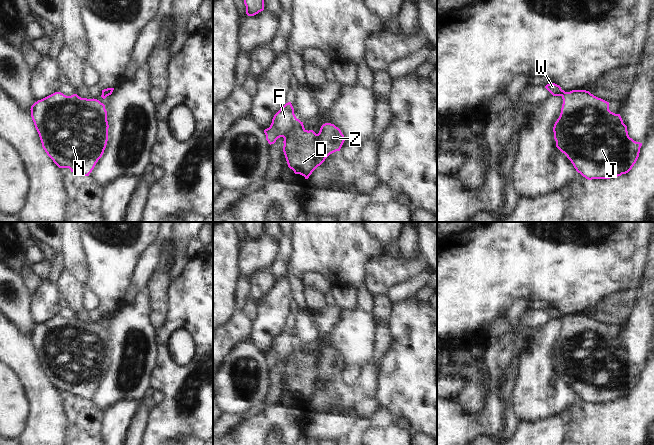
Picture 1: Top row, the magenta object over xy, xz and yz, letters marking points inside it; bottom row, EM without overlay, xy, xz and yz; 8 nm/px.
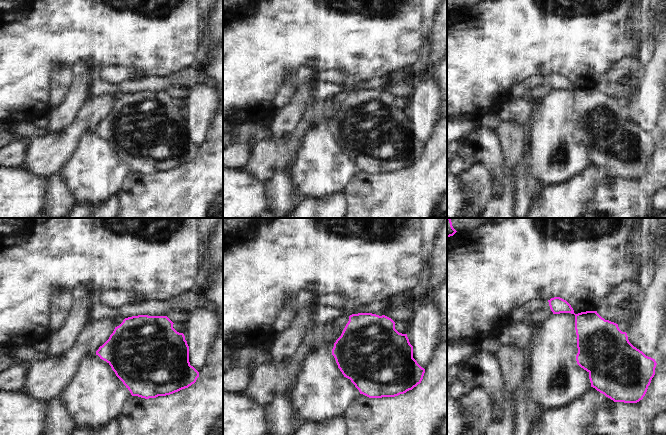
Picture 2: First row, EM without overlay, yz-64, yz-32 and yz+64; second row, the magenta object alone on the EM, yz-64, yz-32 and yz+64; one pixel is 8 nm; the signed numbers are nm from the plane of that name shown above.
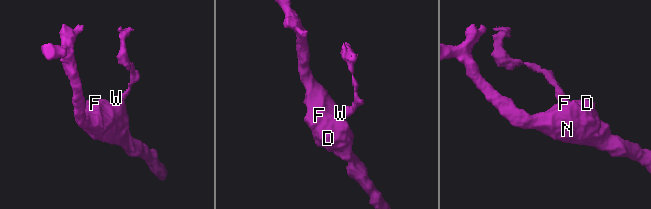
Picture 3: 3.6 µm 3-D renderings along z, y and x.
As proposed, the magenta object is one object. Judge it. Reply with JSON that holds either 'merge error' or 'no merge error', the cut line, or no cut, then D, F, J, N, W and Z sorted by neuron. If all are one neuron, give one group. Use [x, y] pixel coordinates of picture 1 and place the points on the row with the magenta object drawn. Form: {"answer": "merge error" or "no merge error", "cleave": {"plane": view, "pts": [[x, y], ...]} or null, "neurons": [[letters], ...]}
{"answer": "merge error", "cleave": {"plane": "yz", "pts": [[565, 92], [561, 95]]}, "neurons": [["D", "F", "J", "N", "Z"], ["W"]]}

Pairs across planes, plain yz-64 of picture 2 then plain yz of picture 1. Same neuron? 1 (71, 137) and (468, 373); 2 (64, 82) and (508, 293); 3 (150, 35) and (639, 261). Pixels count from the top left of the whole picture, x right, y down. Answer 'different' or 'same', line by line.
1: different
2: different
3: different

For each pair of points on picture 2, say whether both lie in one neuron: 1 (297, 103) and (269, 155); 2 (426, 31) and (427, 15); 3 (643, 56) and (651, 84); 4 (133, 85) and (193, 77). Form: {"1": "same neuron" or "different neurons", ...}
{"1": "different neurons", "2": "same neuron", "3": "different neurons", "4": "same neuron"}

